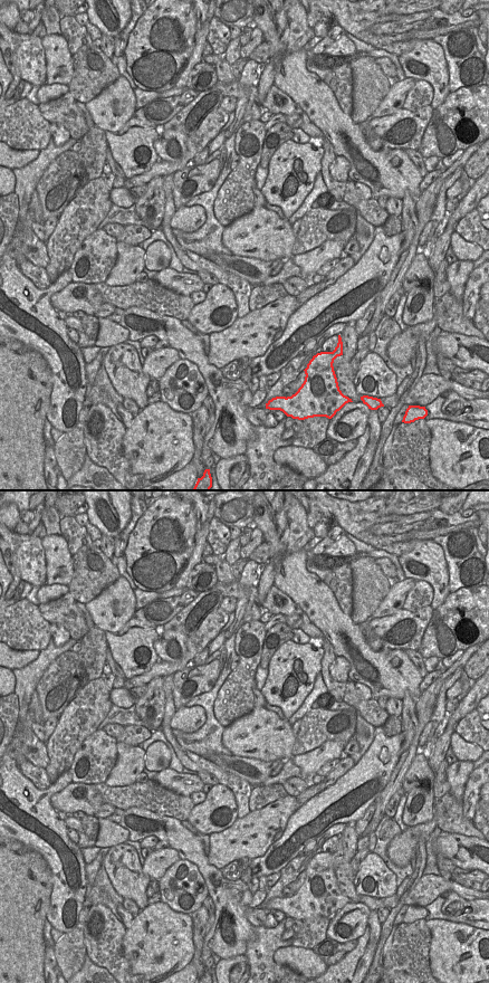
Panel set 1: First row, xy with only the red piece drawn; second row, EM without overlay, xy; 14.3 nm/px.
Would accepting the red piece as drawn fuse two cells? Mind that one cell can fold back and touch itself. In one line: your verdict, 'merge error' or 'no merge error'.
merge error

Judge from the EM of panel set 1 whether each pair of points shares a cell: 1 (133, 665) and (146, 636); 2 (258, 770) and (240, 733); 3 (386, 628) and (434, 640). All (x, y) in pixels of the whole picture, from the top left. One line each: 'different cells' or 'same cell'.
1: same cell
2: different cells
3: different cells

